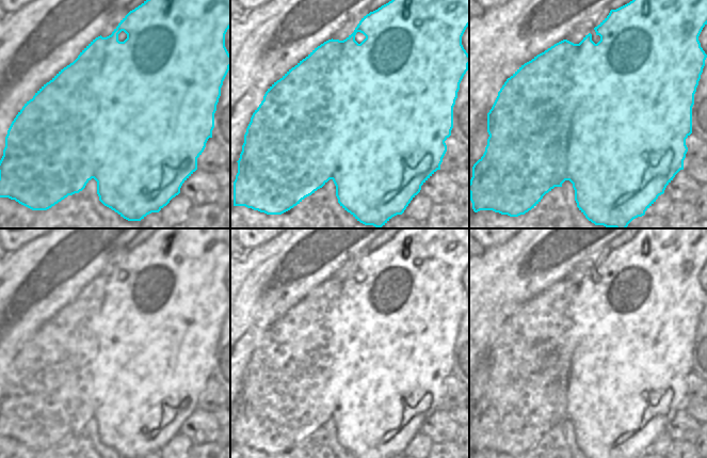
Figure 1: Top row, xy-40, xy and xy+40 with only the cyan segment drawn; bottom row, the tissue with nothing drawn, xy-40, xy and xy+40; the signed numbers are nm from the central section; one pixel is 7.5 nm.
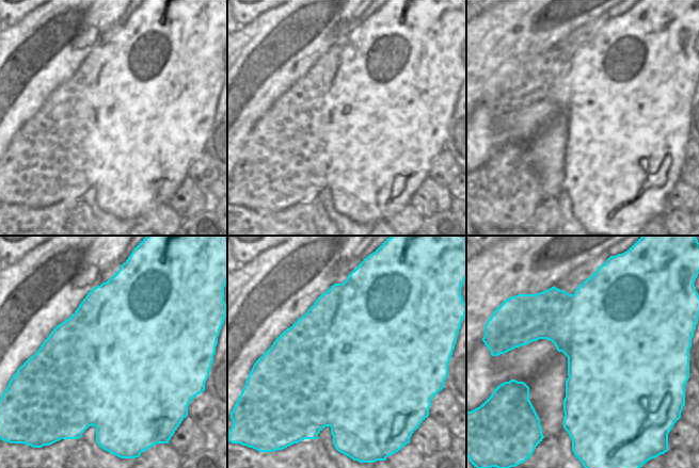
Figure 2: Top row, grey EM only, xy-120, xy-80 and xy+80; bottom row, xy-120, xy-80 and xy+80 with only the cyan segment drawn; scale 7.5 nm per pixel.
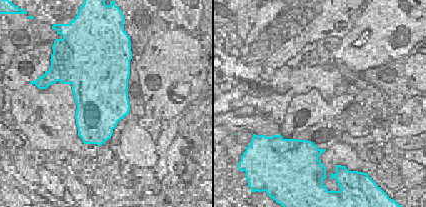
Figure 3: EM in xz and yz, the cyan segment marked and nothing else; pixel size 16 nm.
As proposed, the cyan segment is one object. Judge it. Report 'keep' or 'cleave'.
cleave

